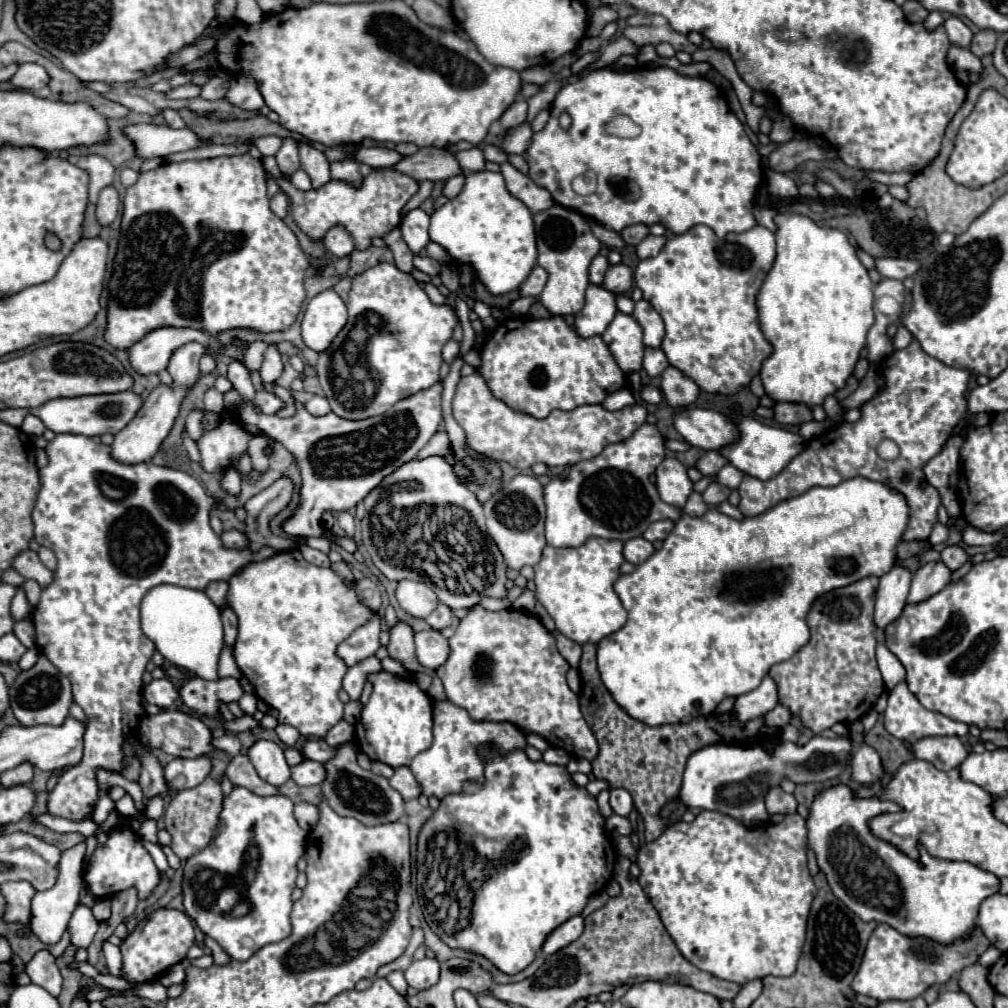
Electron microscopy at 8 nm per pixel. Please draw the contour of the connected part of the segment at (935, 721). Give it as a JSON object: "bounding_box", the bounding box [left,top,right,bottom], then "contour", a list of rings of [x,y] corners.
{"bounding_box":[885,681,969,743],"contour":[[[901,681],[893,691],[889,691],[889,705],[885,709],[885,729],[901,739],[901,741],[909,741],[909,743],[917,743],[925,737],[945,737],[945,735],[957,735],[957,737],[965,737],[969,733],[969,725],[965,723],[959,723],[959,721],[953,721],[941,713],[935,713],[935,711],[929,711],[925,709],[917,699],[915,695],[907,689],[907,685]]]}

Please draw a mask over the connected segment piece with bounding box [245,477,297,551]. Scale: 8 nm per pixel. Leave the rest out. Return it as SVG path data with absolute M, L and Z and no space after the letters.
M287 477L277 479L271 487L267 487L265 491L257 493L255 497L251 497L245 503L247 509L247 537L251 539L251 549L257 551L263 545L271 545L275 551L289 551L295 549L295 541L287 539L287 537L275 537L269 531L269 519L279 513L291 499L293 493L293 483Z

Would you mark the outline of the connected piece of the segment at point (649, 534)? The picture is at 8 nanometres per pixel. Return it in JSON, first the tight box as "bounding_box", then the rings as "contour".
{"bounding_box":[643,519,675,543],"contour":[[[669,519],[655,521],[653,525],[649,525],[649,529],[643,533],[643,537],[645,537],[647,541],[651,541],[651,543],[655,543],[655,541],[663,541],[663,539],[671,533],[673,525],[675,525],[675,523],[669,521]]]}

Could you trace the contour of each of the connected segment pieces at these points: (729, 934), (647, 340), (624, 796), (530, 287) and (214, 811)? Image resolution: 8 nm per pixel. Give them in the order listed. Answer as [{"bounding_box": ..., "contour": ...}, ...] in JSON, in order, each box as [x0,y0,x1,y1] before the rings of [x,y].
[{"bounding_box":[639,811,815,985],"contour":[[[701,811],[695,821],[677,821],[659,839],[639,849],[639,885],[657,909],[681,955],[701,971],[739,985],[765,975],[787,977],[795,973],[801,957],[807,907],[811,907],[815,897],[815,885],[807,869],[805,841],[805,819],[799,813],[785,815],[783,821],[773,825],[749,829],[721,811]]]},{"bounding_box":[631,299,665,347],"contour":[[[641,299],[641,301],[635,303],[635,311],[631,313],[631,317],[643,329],[643,343],[645,343],[645,347],[659,347],[661,339],[665,335],[663,321],[661,321],[659,313],[645,299]]]},{"bounding_box":[609,789,633,817],"contour":[[[611,789],[609,803],[611,803],[613,813],[623,815],[623,817],[627,817],[631,813],[631,809],[633,809],[633,799],[625,789]]]},{"bounding_box":[521,265,549,297],"contour":[[[539,265],[531,271],[531,275],[527,277],[527,281],[521,285],[521,295],[529,295],[529,297],[539,297],[541,289],[545,287],[549,273],[545,273],[545,269],[541,269]]]},{"bounding_box":[165,777,223,861],"contour":[[[207,777],[201,785],[197,785],[193,789],[185,789],[185,791],[173,795],[171,803],[165,809],[165,829],[171,833],[171,837],[173,837],[171,847],[181,861],[185,861],[193,853],[201,851],[211,841],[213,829],[219,823],[221,803],[223,803],[221,785],[217,781],[213,781],[211,777]]]}]

